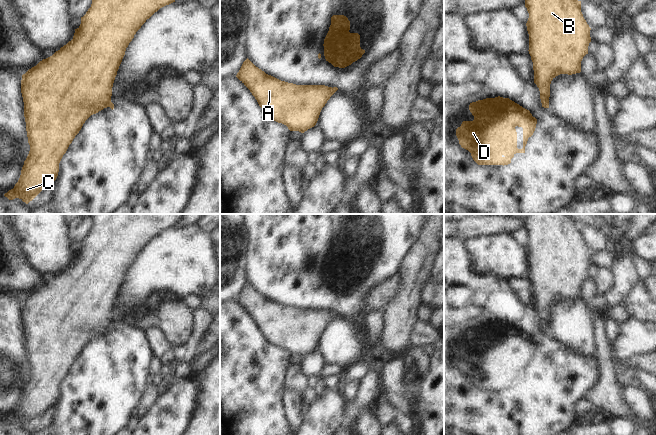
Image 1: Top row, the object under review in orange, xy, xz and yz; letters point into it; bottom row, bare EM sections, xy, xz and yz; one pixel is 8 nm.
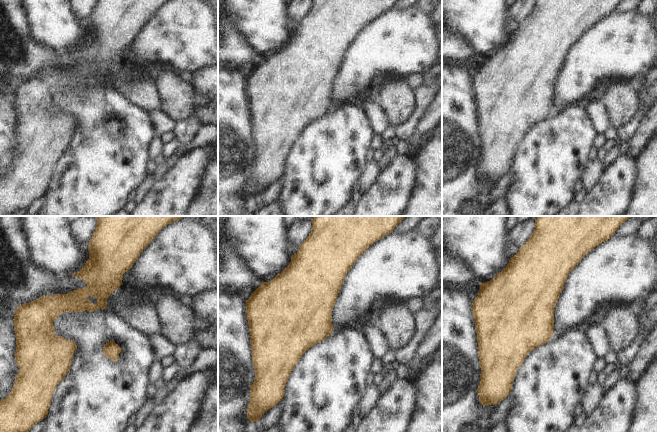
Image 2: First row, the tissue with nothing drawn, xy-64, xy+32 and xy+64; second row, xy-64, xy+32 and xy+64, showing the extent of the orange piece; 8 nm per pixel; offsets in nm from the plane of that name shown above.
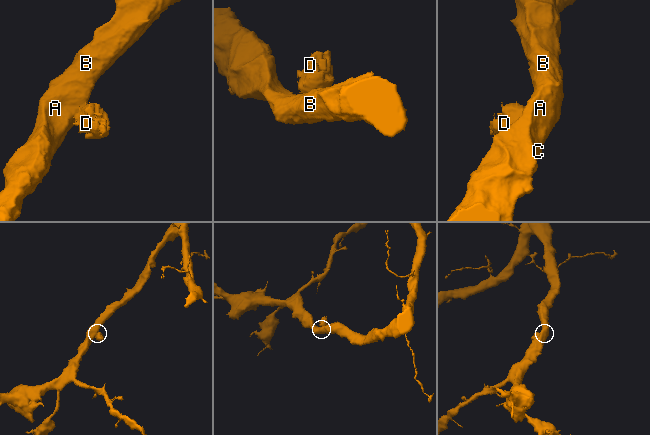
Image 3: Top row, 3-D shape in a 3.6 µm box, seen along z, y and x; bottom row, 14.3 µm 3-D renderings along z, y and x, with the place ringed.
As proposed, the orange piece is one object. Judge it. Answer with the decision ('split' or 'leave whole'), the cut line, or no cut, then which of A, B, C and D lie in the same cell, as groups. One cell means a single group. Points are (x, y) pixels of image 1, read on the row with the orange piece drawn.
split; cut xy (110, 101), (107, 106); groups A B C / D

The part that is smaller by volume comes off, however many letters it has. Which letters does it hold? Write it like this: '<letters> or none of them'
D

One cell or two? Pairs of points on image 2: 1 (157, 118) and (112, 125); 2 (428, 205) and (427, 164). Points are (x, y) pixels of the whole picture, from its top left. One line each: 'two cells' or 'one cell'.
1: two cells
2: one cell

